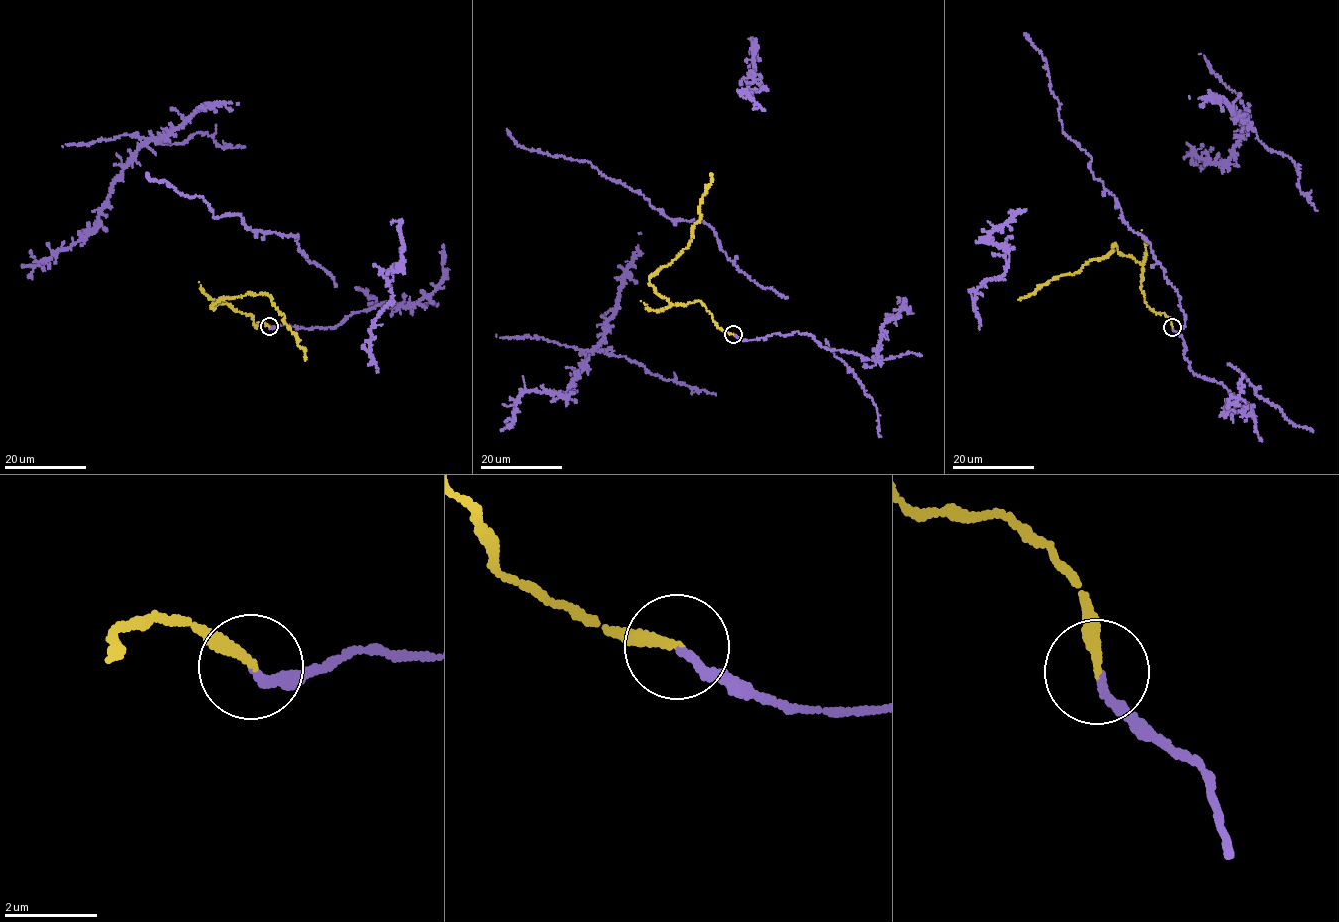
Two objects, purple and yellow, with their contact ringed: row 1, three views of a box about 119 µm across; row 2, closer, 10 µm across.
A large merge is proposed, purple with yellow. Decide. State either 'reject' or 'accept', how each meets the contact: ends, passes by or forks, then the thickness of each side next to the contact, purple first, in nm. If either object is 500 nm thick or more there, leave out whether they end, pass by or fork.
accept | purple ends | yellow ends | 150/240 nm

